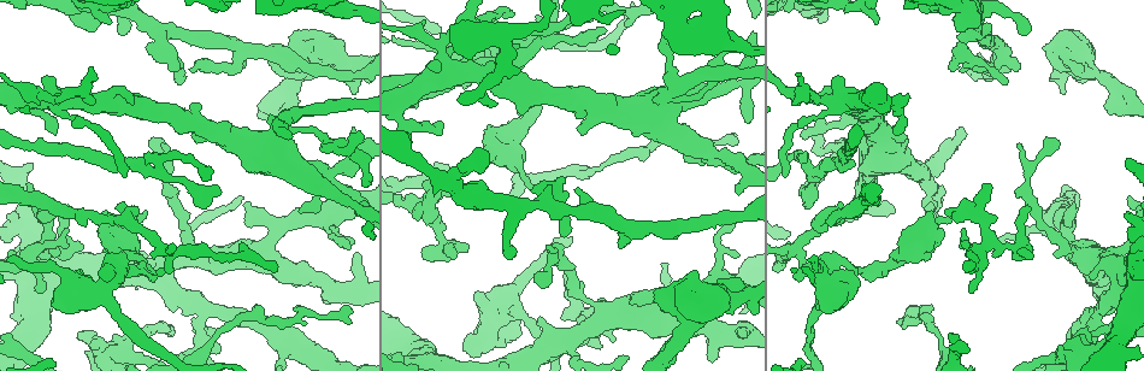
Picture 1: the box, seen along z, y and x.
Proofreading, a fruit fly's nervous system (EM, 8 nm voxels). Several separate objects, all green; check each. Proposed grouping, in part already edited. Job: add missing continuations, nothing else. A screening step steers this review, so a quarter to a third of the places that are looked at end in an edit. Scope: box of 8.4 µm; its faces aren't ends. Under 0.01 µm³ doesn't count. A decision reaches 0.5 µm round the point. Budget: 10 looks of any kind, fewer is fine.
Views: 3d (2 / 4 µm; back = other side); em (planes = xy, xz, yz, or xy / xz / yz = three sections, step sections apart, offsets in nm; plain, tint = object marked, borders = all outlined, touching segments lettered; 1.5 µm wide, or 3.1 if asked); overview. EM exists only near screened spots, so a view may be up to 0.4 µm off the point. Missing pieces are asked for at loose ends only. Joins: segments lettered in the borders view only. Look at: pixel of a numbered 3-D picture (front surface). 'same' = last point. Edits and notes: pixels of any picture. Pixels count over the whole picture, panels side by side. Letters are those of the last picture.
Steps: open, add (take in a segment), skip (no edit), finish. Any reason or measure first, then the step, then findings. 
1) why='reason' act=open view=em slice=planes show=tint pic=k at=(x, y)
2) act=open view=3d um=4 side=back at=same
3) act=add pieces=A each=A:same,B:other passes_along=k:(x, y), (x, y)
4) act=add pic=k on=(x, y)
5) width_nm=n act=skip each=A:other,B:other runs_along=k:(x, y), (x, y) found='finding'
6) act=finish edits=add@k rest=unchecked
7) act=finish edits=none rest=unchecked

why='free end' act=open view=3d um=4 pic=1 at=(157, 276)

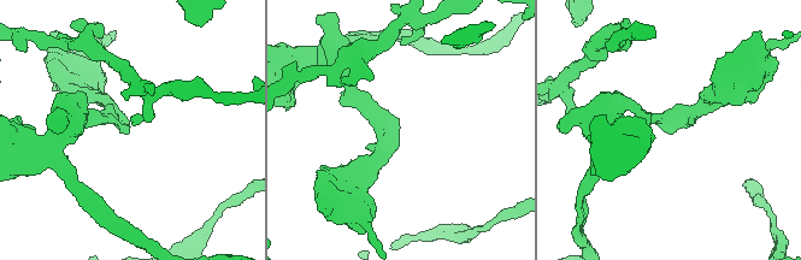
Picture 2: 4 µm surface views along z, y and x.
arm_widths_nm=180,220 act=open view=em slice=planes show=borders pic=2 at=(671, 126)

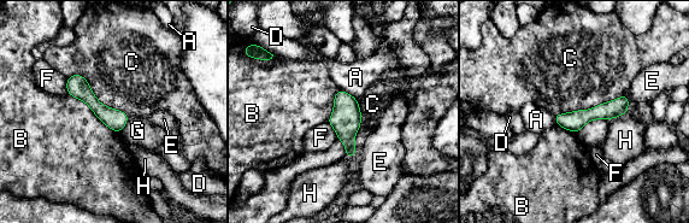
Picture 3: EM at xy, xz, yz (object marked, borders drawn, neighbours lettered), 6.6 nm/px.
act=skip each=A:other,B:other,C:other,D:other,E:other,F:other,G:other,H:other border=3:(66, 77), (81, 74), (130, 117) found='none of them fits'

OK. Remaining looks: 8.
why='branch stops here' act=open view=em slice=yz step=4 show=tint pic=1 at=(454, 257)

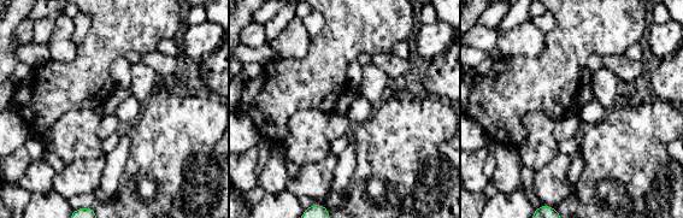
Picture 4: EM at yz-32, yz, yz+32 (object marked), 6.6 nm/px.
act=open view=em slice=xz step=8 show=borders at=same

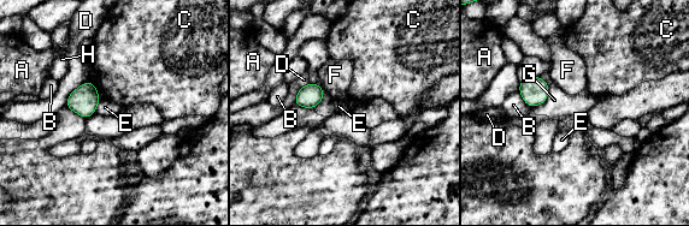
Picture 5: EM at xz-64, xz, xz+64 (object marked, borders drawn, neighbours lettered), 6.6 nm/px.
longest_contact=D:260nm act=skip each=A:other,B:other,C:other,D:other,E:other,F:other,G:other,H:other border=5:(100, 99), (95, 112) found='no lettered segment goes on from it'

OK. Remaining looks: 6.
why='branch stops here' act=open view=3d um=4 pic=1 at=(542, 288)

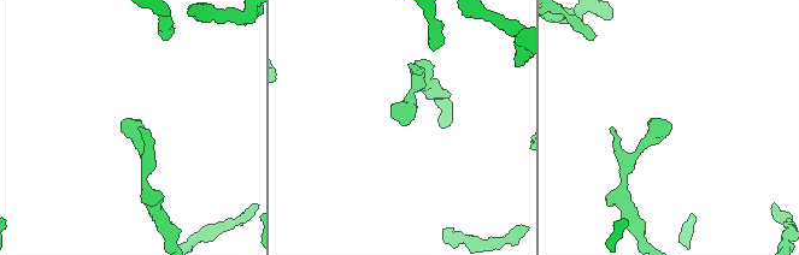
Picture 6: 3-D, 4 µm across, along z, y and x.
why='need the tissue' act=open view=em slice=planes show=borders pic=6 at=(129, 127)

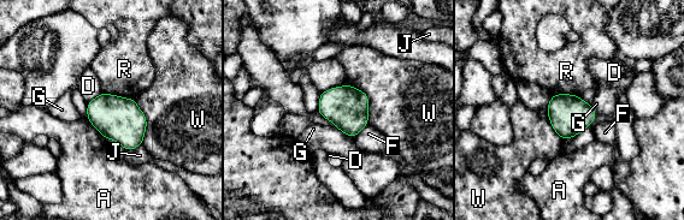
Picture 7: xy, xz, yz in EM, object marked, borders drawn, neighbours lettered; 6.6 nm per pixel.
act=skip each=A:other,D:other,F:other,G:other,J:other,R:other,W:other border=7:(87, 119), (105, 138) found='none of them fits'

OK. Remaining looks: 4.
why='free end' act=open view=3d um=2 pic=1 at=(718, 280)

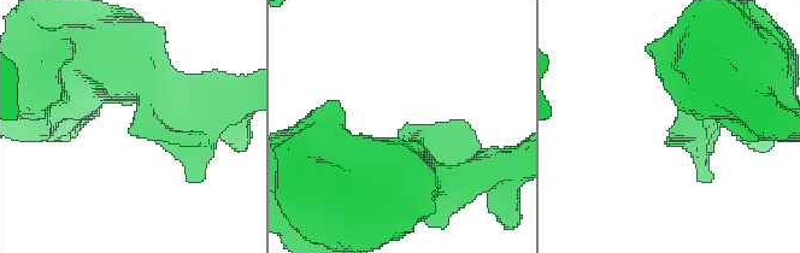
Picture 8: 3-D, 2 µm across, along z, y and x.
why='need the tissue' act=open view=em slice=planes show=borders pic=8 at=(673, 128)

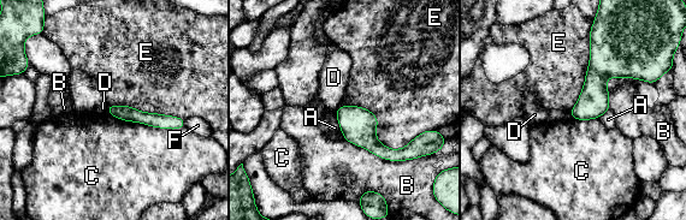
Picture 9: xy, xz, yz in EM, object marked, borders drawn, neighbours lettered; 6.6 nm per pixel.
act=skip each=A:other,B:other,C:other,D:other,E:other,F:other runs_along=9:(110, 107), (149, 119), (182, 124) found='no lettered segment goes on from it'

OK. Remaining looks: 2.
act=finish edits=none rest=unchecked

